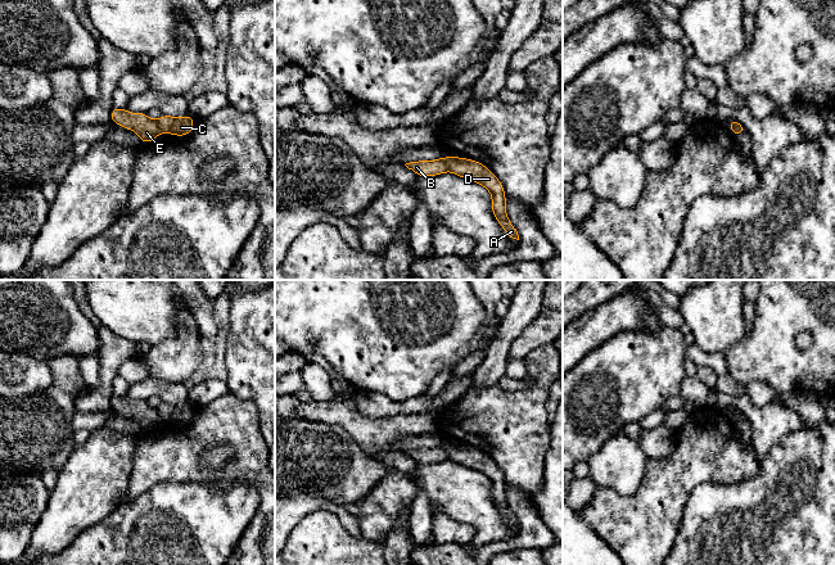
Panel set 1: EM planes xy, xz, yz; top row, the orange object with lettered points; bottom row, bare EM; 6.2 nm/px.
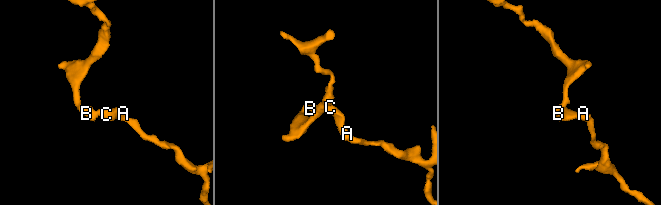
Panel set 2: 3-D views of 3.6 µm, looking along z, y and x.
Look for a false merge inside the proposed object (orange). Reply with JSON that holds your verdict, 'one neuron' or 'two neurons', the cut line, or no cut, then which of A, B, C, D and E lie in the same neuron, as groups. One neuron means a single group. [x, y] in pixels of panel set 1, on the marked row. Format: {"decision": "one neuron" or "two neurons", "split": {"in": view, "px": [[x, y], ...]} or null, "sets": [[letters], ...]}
{"decision": "two neurons", "split": {"in": "xz", "px": [[443, 158], [448, 170]]}, "sets": [["A", "C", "D"], ["B", "E"]]}

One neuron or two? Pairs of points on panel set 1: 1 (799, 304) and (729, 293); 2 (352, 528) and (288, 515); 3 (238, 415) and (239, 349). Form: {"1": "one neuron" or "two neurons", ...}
{"1": "two neurons", "2": "one neuron", "3": "two neurons"}

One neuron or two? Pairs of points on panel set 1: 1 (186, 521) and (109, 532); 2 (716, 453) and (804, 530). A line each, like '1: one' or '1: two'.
1: one
2: two

